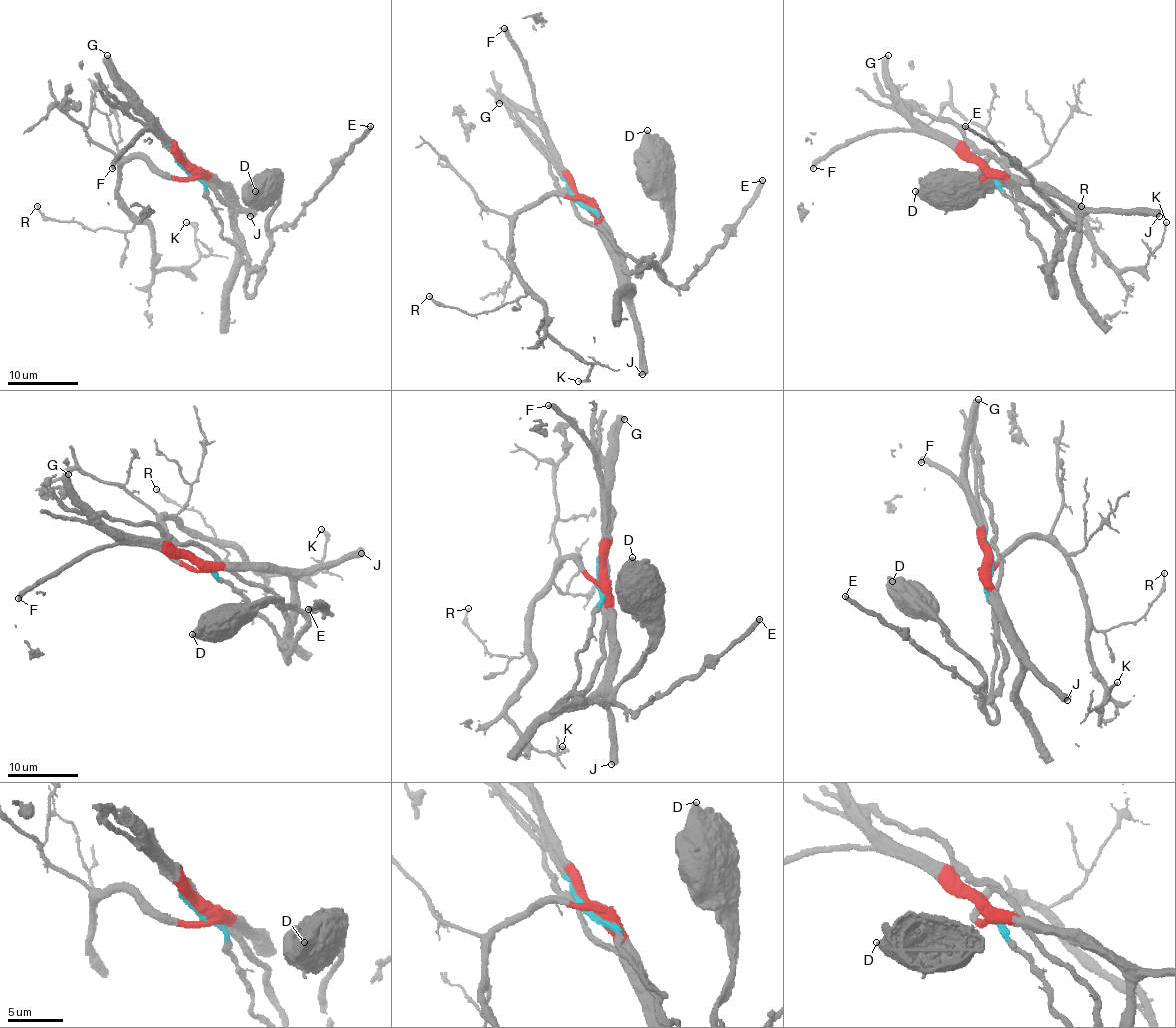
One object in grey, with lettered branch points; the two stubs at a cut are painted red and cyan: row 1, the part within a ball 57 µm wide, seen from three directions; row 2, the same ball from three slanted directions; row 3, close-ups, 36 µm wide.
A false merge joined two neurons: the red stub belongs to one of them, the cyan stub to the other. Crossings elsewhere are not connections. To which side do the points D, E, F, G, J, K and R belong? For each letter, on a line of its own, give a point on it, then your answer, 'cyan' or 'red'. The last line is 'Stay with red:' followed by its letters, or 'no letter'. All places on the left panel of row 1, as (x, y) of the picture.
D: at (255, 191); cyan
E: at (370, 126); cyan
F: at (112, 168); red
G: at (107, 55); red
J: at (250, 216); red
K: at (186, 222); red
R: at (37, 206); red
Stay with red: F, G, J, K, R

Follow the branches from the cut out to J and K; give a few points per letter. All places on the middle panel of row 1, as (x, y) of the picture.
J: (577, 197), (595, 218), (598, 234), (630, 298), (642, 374)
K: (577, 197), (586, 201), (543, 195), (522, 210), (510, 261), (541, 300), (547, 332), (591, 364), (579, 381)

